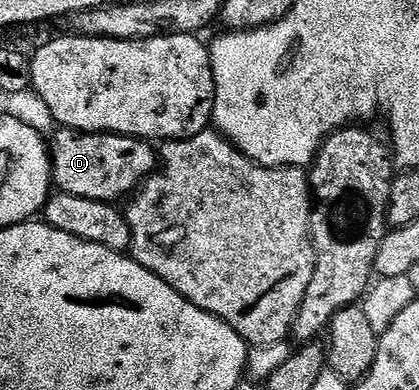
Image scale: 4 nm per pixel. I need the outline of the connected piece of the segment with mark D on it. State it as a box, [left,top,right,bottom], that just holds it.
[51,127,159,204]

